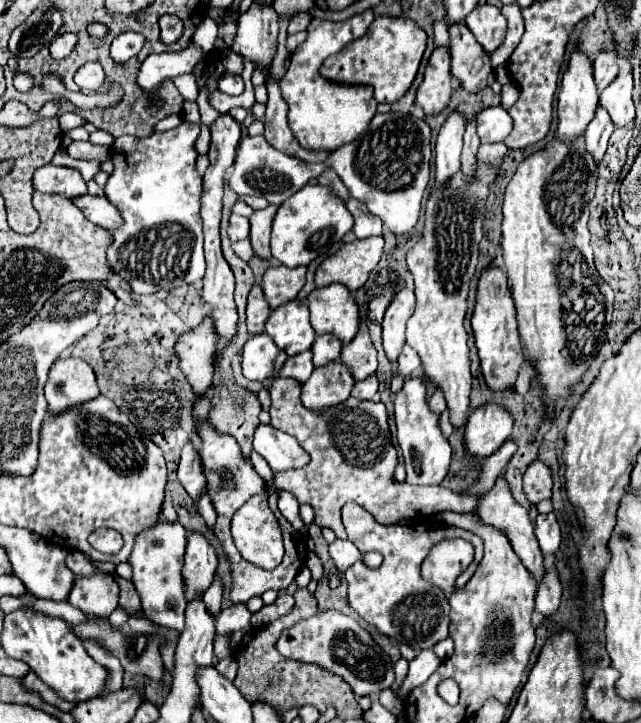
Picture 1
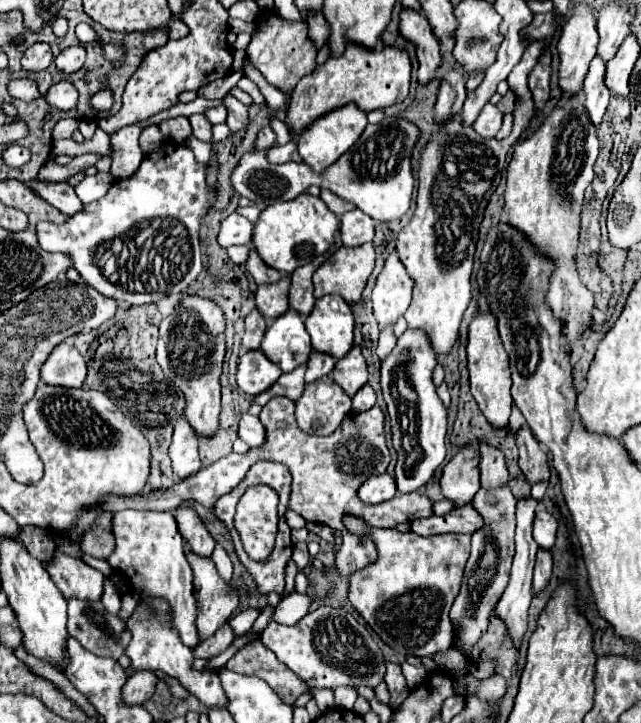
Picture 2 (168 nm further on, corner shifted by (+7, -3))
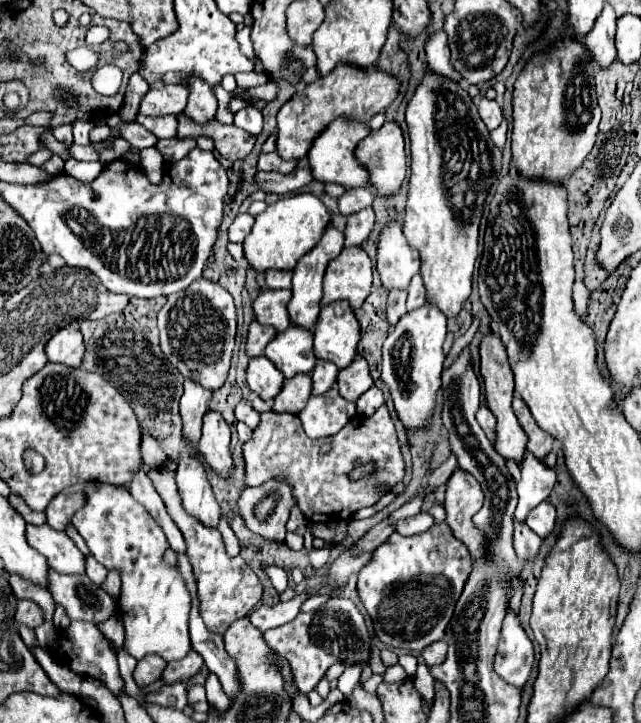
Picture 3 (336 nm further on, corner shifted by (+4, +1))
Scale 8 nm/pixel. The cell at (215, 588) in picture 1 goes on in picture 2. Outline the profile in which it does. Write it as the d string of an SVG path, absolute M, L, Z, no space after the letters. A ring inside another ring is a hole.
M216 546L216 550L212 552L212 560L216 564L216 570L218 570L220 578L224 582L230 582L230 578L232 578L232 562L230 562L230 556L220 546Z

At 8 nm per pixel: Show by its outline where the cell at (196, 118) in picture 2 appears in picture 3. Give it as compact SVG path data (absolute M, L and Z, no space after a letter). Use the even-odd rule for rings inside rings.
M165 74L165 82L183 82L185 88L189 90L189 102L185 108L185 114L193 118L197 124L205 124L215 118L217 110L217 98L215 98L215 88L209 86L207 82L201 82L197 74Z

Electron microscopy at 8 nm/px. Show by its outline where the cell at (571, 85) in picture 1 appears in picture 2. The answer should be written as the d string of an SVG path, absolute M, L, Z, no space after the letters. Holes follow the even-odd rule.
M576 4L572 18L562 26L558 40L560 52L560 74L558 84L564 96L578 94L590 68L590 58L596 54L598 32L596 14L586 4Z

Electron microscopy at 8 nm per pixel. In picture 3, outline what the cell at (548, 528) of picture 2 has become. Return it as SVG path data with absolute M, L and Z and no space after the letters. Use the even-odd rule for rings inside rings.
M541 502L539 506L535 506L529 512L529 518L525 520L525 524L541 538L551 534L553 528L555 528L555 508L553 508L553 504Z

